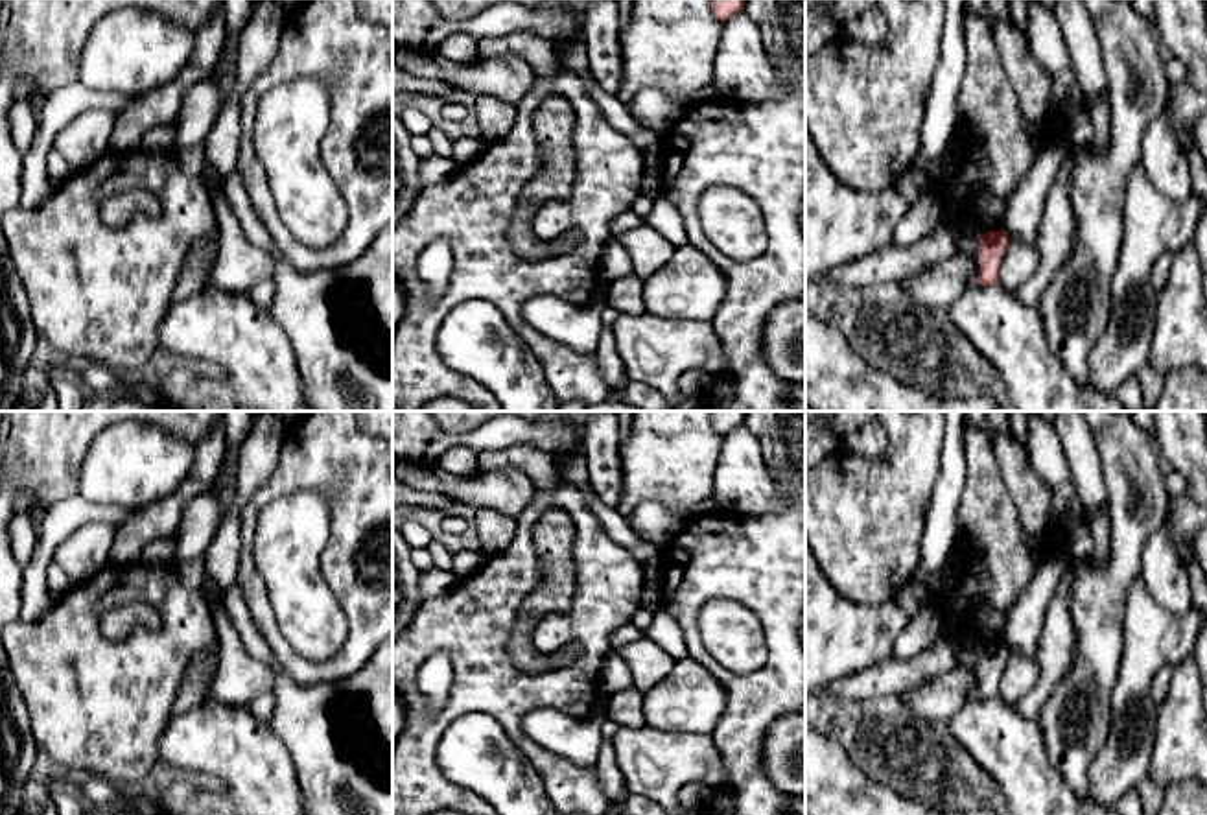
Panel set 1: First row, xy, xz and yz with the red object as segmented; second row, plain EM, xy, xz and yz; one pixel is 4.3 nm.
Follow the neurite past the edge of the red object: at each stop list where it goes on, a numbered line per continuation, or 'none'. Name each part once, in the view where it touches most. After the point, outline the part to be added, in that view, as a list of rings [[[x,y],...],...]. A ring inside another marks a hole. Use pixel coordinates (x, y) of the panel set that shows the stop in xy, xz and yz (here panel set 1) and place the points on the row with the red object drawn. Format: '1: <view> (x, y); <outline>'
none

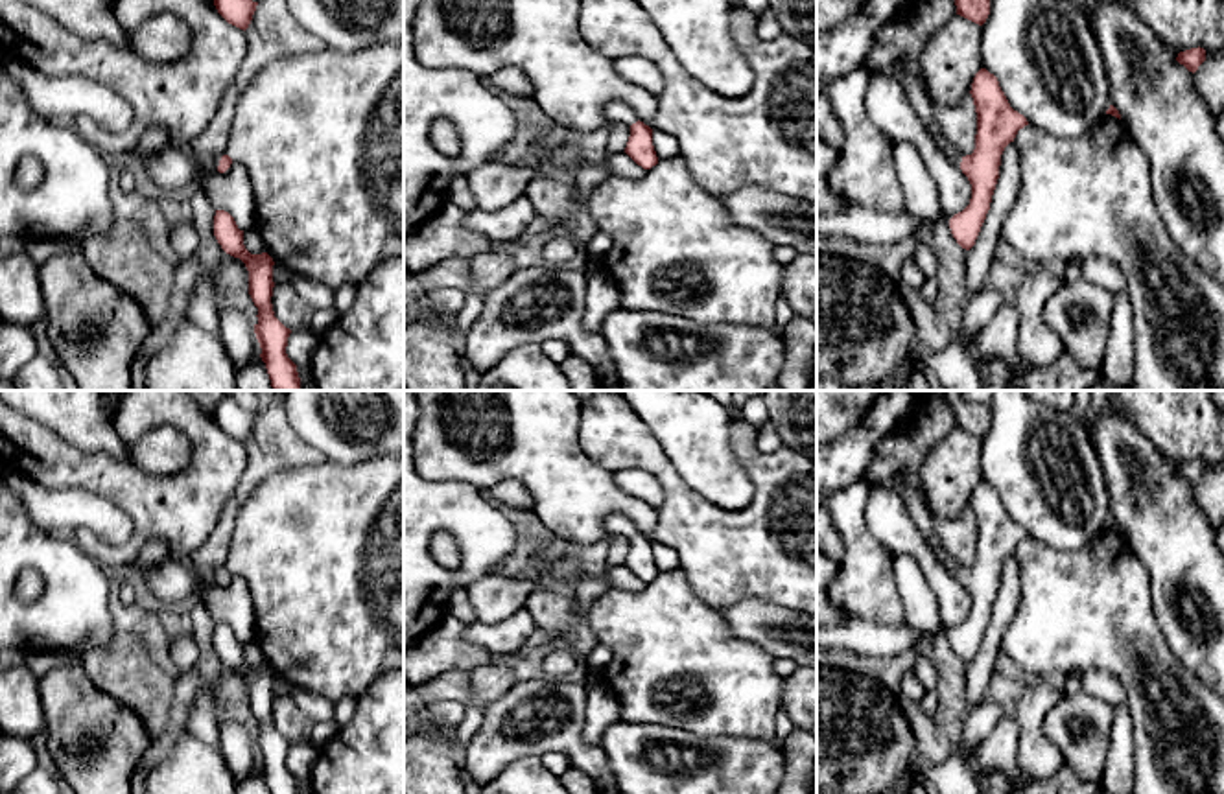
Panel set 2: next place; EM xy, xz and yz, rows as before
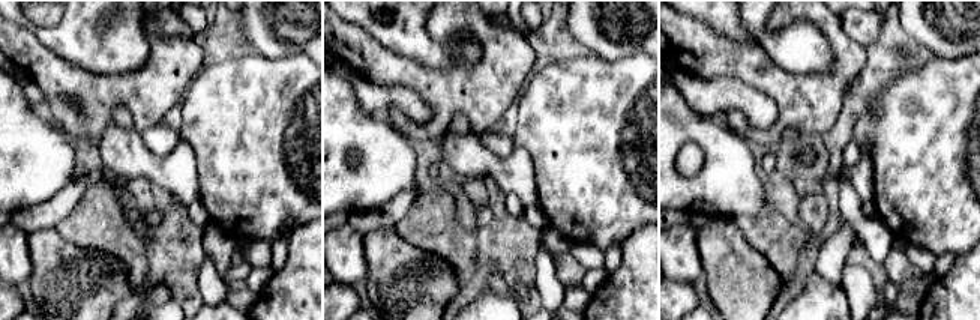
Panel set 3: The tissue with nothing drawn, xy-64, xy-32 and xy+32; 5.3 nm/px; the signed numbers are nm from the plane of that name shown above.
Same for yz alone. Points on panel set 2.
1: yz (917, 93); [[[903,72],[900,74],[898,83],[903,87],[911,107],[914,109],[916,116],[922,120],[924,127],[931,133],[936,146],[955,166],[960,166],[964,155],[936,125],[935,103],[929,98],[924,79]]]

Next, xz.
1: xz (616, 111); [[[610,101],[605,107],[605,114],[608,118],[608,123],[625,123],[632,125],[638,122],[636,112],[623,101]]]

